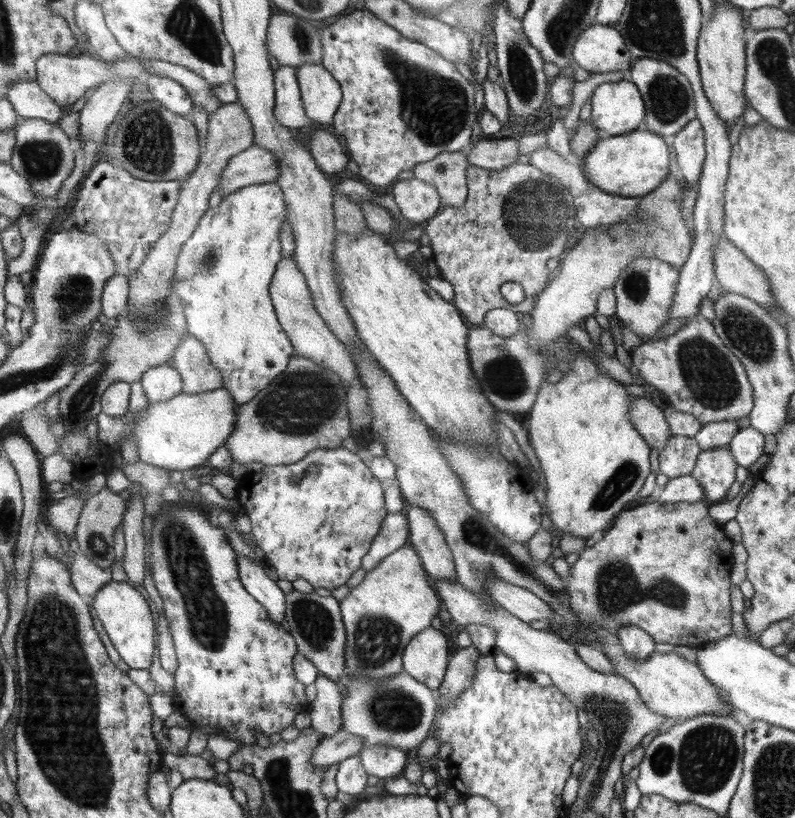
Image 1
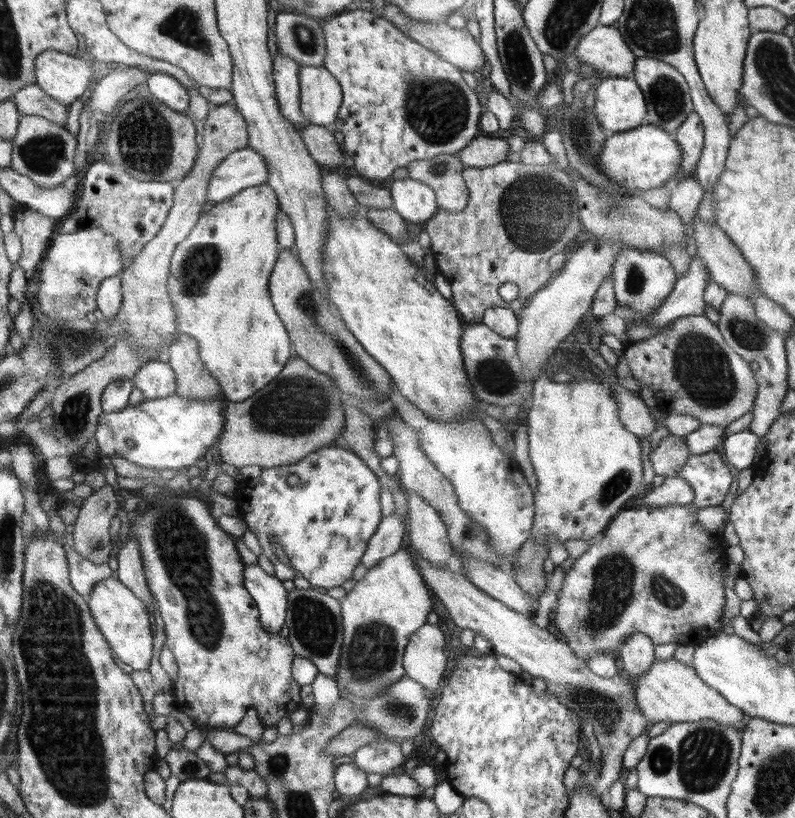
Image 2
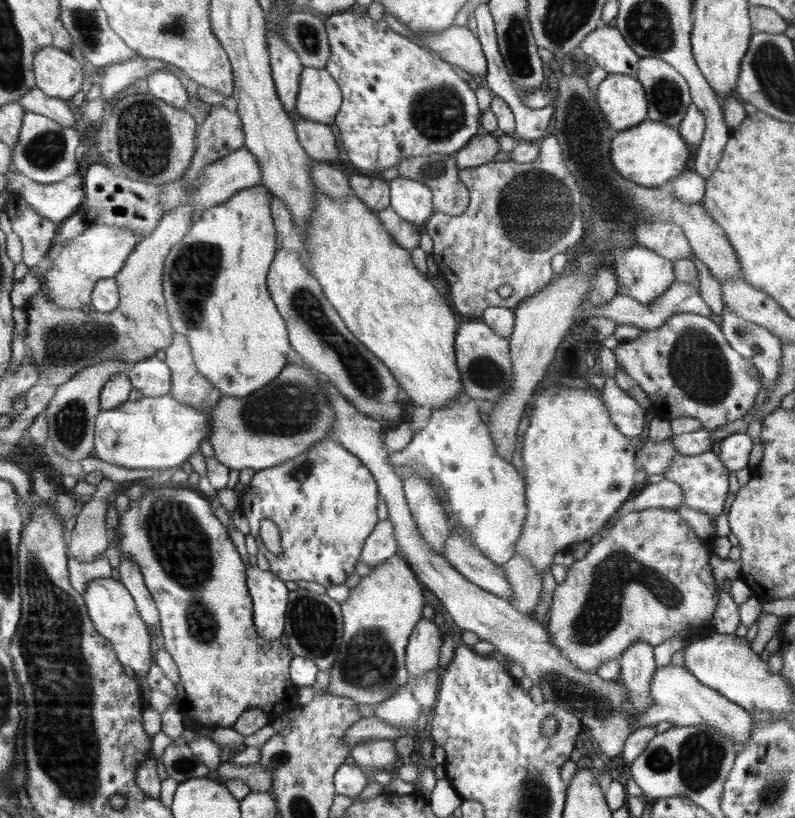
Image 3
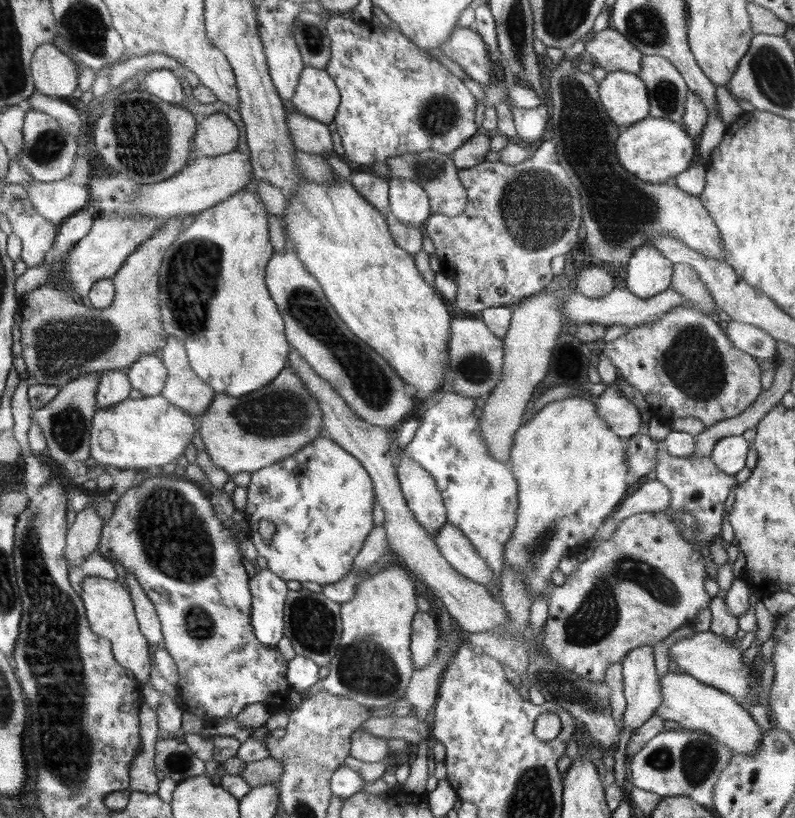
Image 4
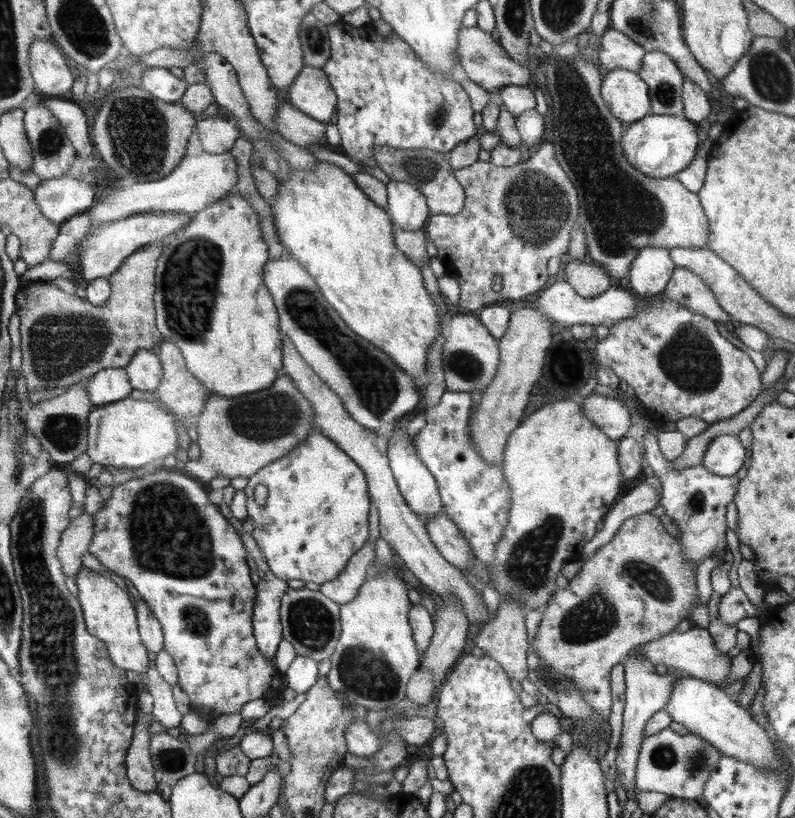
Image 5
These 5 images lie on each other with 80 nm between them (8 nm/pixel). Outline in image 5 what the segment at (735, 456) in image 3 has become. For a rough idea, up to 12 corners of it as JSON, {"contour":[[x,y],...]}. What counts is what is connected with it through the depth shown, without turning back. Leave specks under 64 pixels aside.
{"contour":[[737,436],[712,439],[701,462],[711,473],[736,475],[748,450]]}

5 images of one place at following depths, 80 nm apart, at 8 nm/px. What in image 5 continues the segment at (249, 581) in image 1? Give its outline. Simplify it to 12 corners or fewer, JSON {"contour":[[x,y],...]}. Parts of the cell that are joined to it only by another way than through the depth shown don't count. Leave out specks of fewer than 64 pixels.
{"contour":[[270,571],[255,584],[253,635],[275,658],[283,639],[280,605],[288,587]]}

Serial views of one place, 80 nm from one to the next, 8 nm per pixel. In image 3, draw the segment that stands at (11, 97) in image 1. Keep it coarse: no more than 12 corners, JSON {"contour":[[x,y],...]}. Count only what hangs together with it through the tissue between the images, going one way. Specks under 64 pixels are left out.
{"contour":[[31,88],[17,102],[66,128],[78,119],[69,102]]}

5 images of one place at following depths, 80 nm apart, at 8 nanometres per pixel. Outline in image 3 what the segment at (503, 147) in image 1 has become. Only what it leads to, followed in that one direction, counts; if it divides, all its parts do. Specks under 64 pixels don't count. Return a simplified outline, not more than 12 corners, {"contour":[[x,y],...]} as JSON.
{"contour":[[476,134],[454,154],[460,169],[494,161],[497,135]]}

